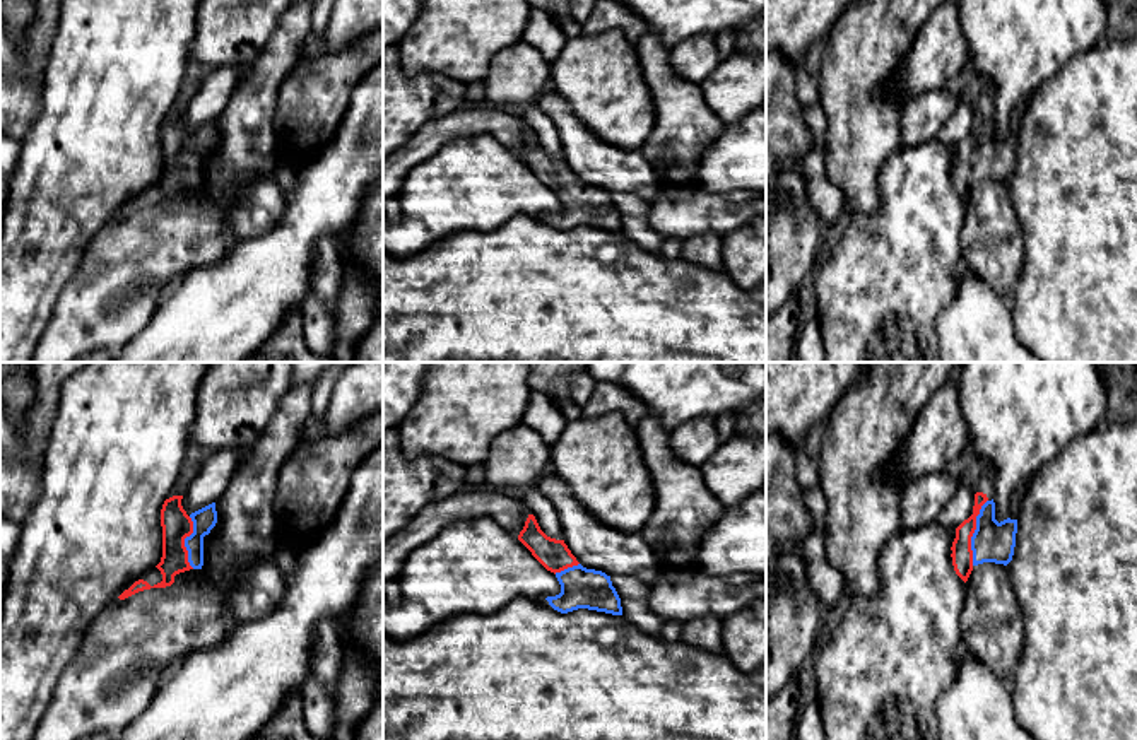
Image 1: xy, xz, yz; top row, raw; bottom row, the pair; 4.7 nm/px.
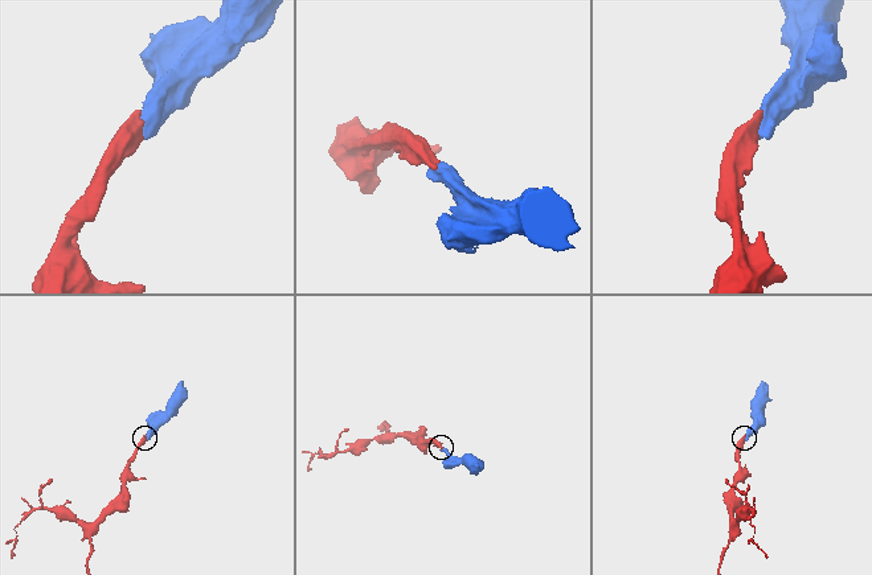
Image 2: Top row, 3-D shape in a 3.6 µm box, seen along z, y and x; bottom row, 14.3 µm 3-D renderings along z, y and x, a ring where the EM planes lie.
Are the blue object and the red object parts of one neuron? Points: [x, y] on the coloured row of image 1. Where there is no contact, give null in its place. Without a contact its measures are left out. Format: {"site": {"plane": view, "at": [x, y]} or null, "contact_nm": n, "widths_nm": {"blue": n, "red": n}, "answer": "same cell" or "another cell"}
{"site": {"plane": "yz", "at": [975, 532]}, "contact_nm": 320, "widths_nm": {"blue": 190, "red": 100}, "answer": "same cell"}

